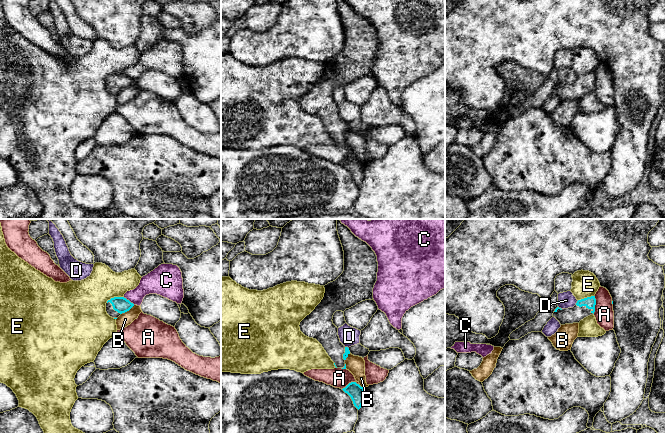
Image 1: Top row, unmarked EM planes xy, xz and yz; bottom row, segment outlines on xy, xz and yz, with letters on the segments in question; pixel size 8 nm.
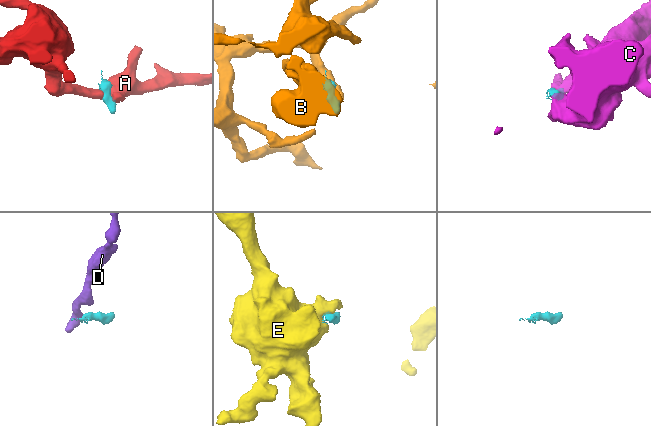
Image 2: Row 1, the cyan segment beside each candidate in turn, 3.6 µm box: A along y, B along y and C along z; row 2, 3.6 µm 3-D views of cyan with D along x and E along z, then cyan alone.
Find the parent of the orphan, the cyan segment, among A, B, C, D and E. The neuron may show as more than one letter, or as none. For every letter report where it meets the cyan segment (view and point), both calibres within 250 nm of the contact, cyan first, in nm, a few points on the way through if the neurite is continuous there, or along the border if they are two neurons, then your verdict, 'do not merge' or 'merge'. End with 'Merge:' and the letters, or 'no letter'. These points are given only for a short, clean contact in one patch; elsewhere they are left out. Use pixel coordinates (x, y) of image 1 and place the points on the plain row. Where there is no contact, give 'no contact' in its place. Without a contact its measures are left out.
A: contact yz (595, 80); calibres 90 and 160 nm; border yz (594, 71), (595, 87), (593, 89); do not merge
B: contact xy (127, 86); calibres 130 and 110 nm; border xy (134, 81), (121, 90); do not merge
C: contact xy (128, 76); calibres 130 and 180 nm; border xy (123, 73), (134, 80); do not merge
D: contact yz (577, 78); calibres 90 and 130 nm; border yz (578, 76), (575, 80); do not merge
E: contact xy (114, 73); calibres 130 and 360 nm; border xy (123, 72), (111, 73), (106, 78); do not merge
Merge: no letter

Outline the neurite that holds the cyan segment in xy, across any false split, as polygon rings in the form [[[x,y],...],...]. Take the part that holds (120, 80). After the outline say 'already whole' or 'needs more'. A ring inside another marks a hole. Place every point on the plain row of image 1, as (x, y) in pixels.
[[[114,73],[107,77],[106,88],[110,93],[117,95],[122,89],[129,87],[133,82],[134,80],[124,73]]]; needs more

